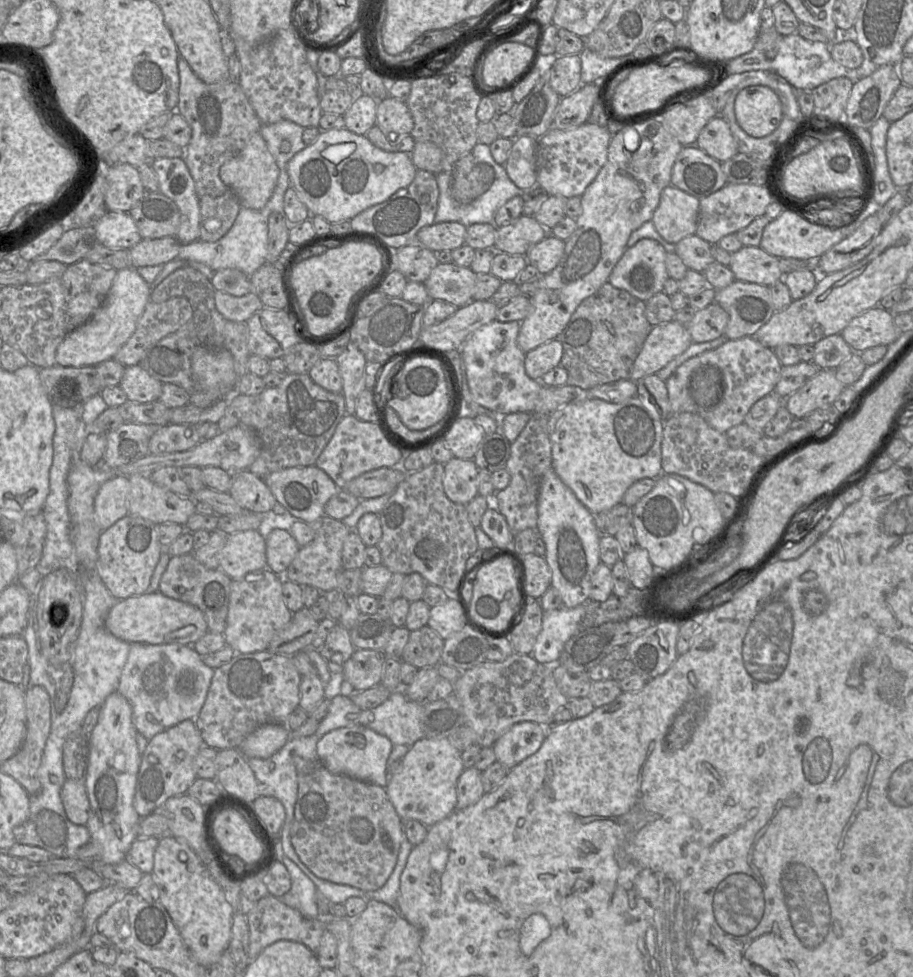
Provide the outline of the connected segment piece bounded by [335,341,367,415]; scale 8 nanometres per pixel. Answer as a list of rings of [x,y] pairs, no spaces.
[[[350,341],[335,361],[342,377],[346,414],[355,415],[358,397],[364,389],[367,389],[365,386],[367,360],[355,343]]]

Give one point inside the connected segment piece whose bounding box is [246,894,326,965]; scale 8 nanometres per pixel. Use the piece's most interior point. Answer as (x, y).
(269, 919)

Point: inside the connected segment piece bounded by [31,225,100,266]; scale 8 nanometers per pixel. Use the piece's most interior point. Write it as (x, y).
(73, 245)

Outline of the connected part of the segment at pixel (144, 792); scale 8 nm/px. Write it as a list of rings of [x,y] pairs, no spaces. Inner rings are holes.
[[[188,719],[156,734],[141,755],[133,807],[141,818],[160,808],[171,797],[184,795],[197,778],[194,759],[205,745],[194,720]]]

